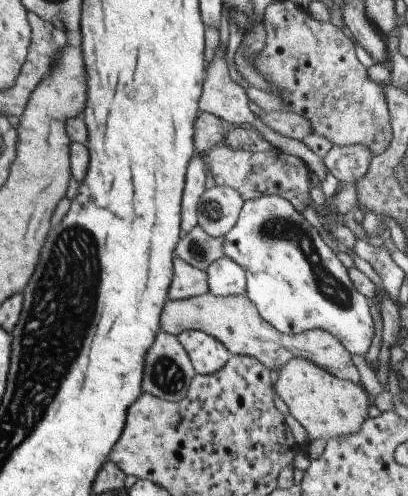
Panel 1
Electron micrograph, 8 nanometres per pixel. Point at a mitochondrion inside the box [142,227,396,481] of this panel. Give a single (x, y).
(166, 375)

